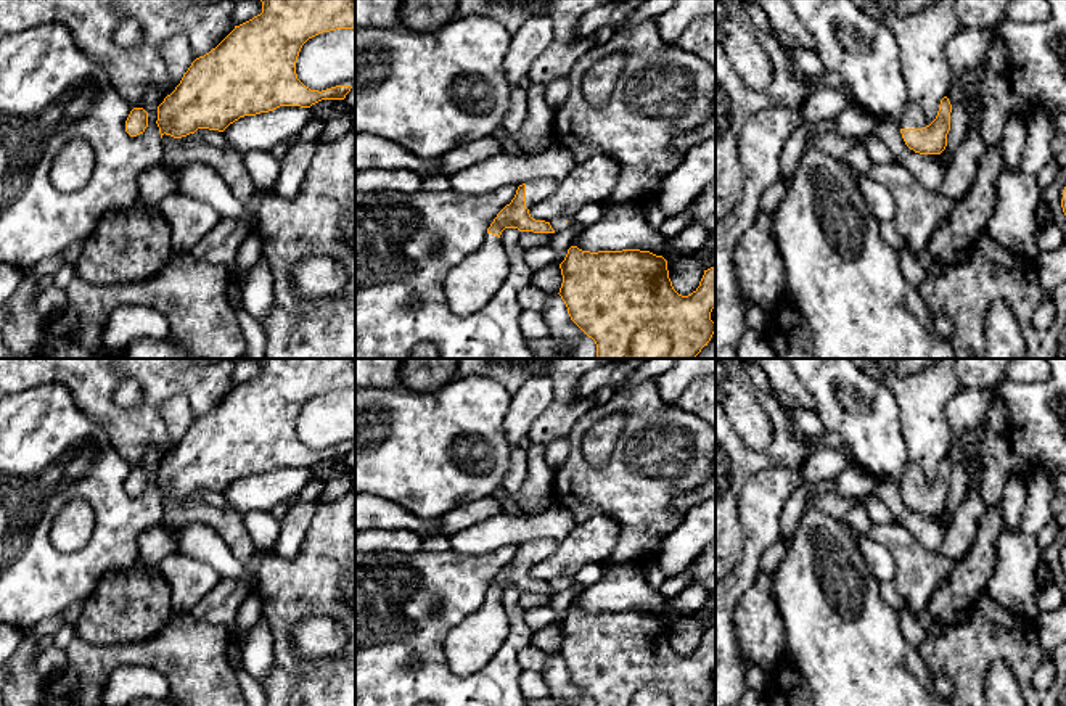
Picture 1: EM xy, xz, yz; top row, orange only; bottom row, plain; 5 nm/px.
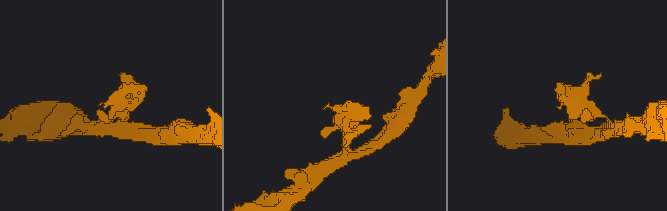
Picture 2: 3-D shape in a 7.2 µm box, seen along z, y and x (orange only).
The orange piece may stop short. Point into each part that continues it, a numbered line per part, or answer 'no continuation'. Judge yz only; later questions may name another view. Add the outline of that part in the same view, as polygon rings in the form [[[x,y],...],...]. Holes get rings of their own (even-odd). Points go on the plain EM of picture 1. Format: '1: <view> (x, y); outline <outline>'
1: yz (914, 478); outline [[[910,462],[905,466],[905,471],[904,471],[904,476],[902,476],[899,487],[900,489],[923,489],[929,484],[931,482],[925,478],[920,466]]]

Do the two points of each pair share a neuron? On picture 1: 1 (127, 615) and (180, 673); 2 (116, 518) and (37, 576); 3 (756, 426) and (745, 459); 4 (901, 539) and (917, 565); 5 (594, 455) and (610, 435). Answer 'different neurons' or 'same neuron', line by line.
1: different neurons
2: same neuron
3: different neurons
4: same neuron
5: same neuron

